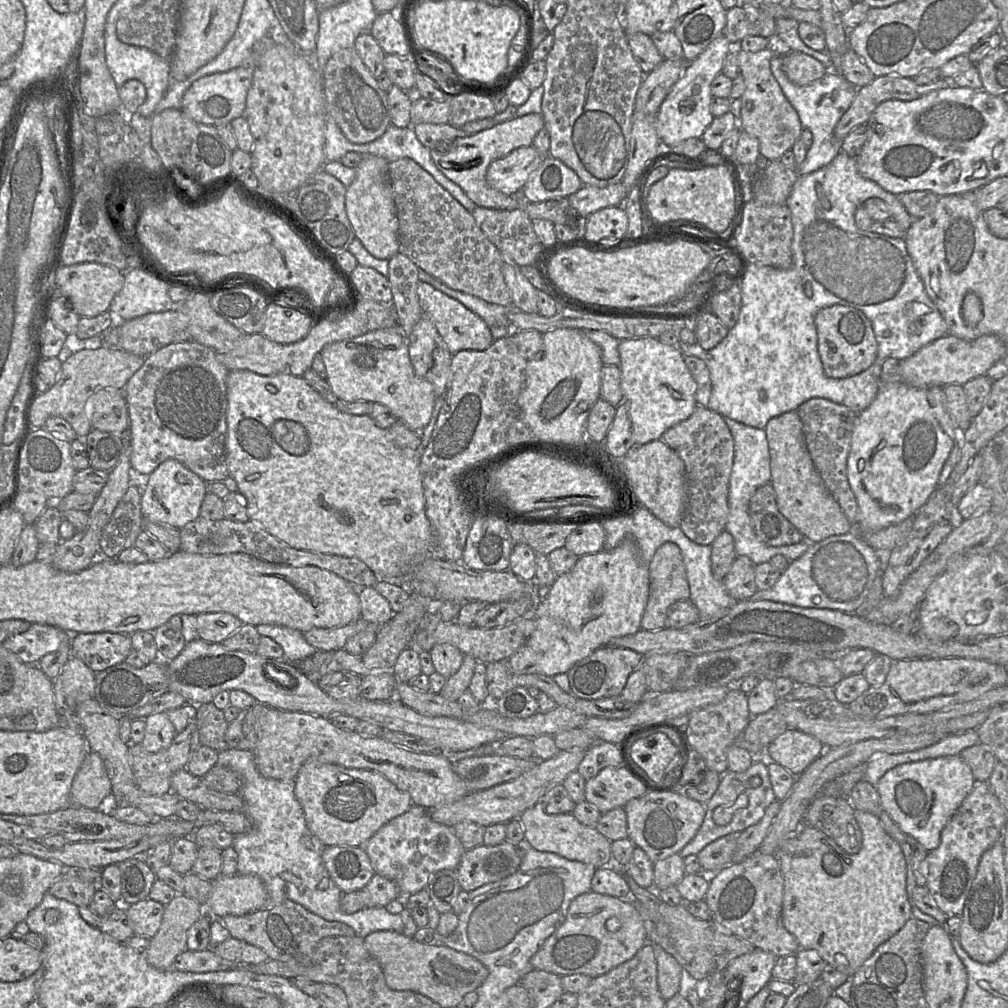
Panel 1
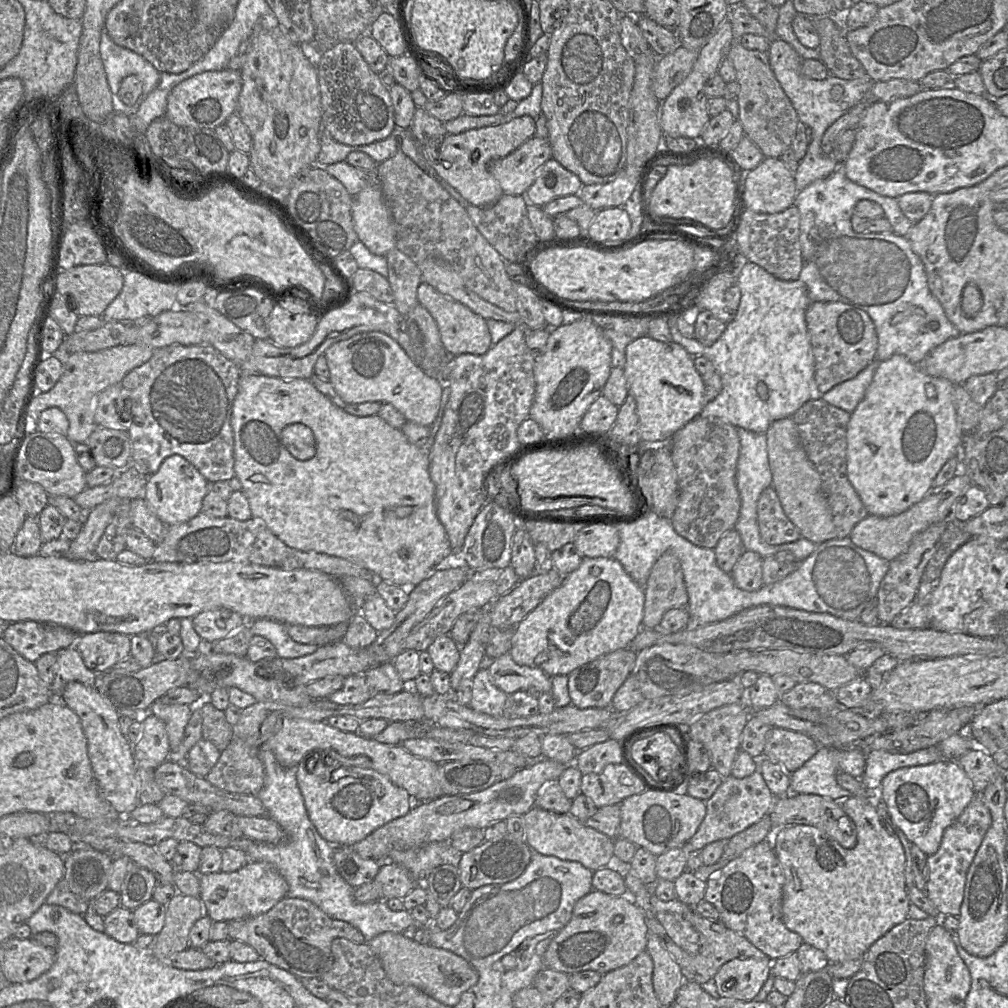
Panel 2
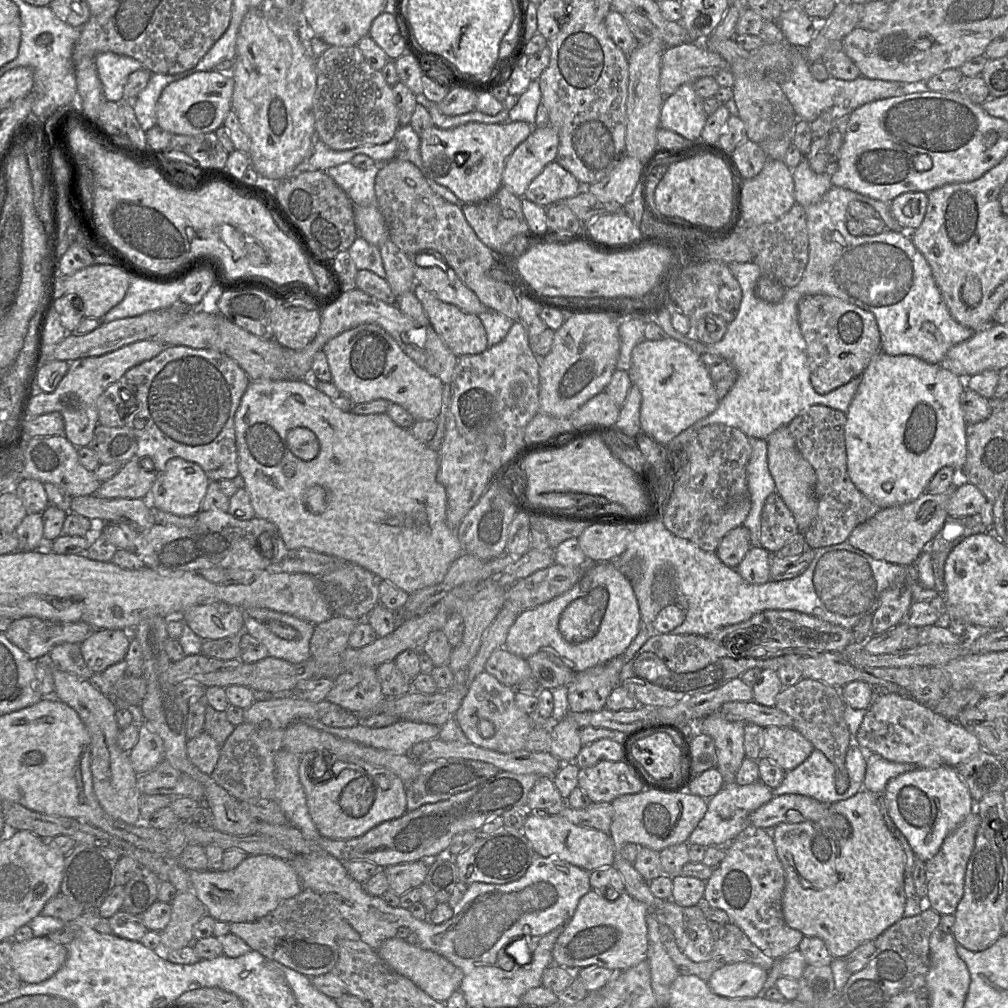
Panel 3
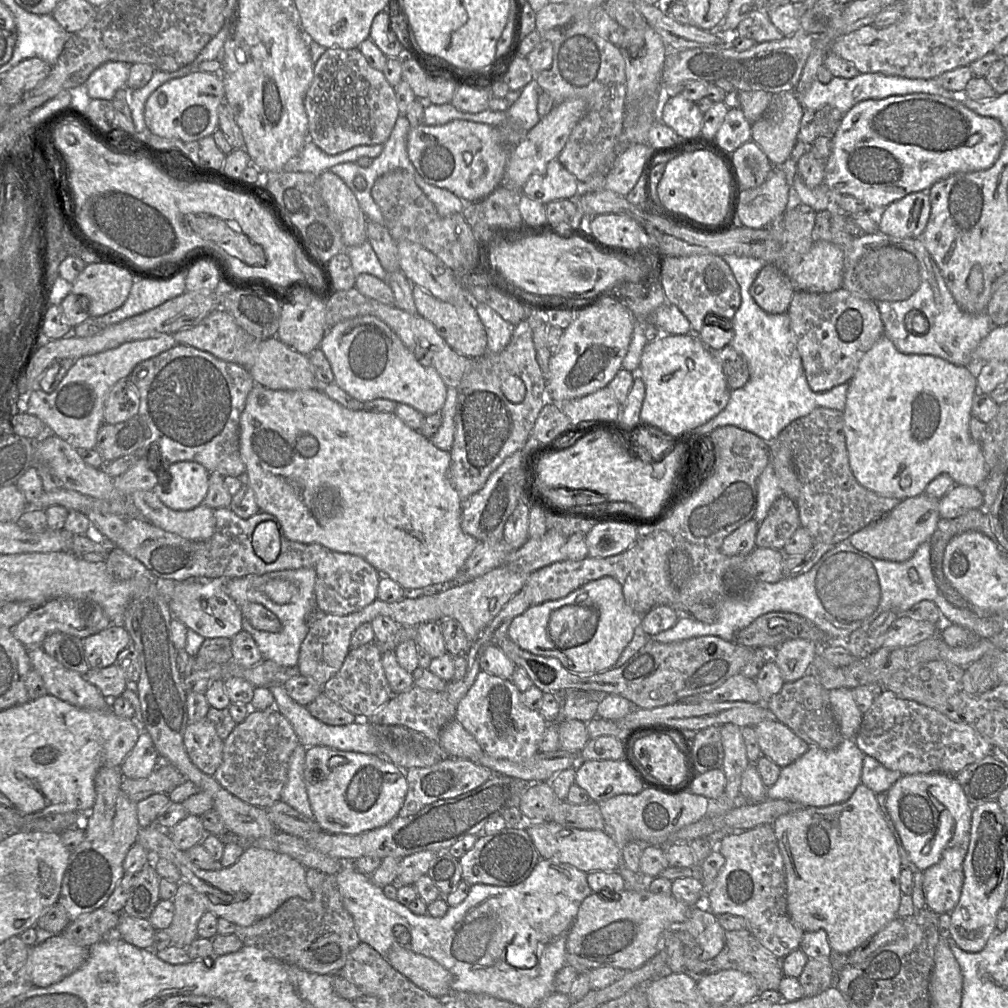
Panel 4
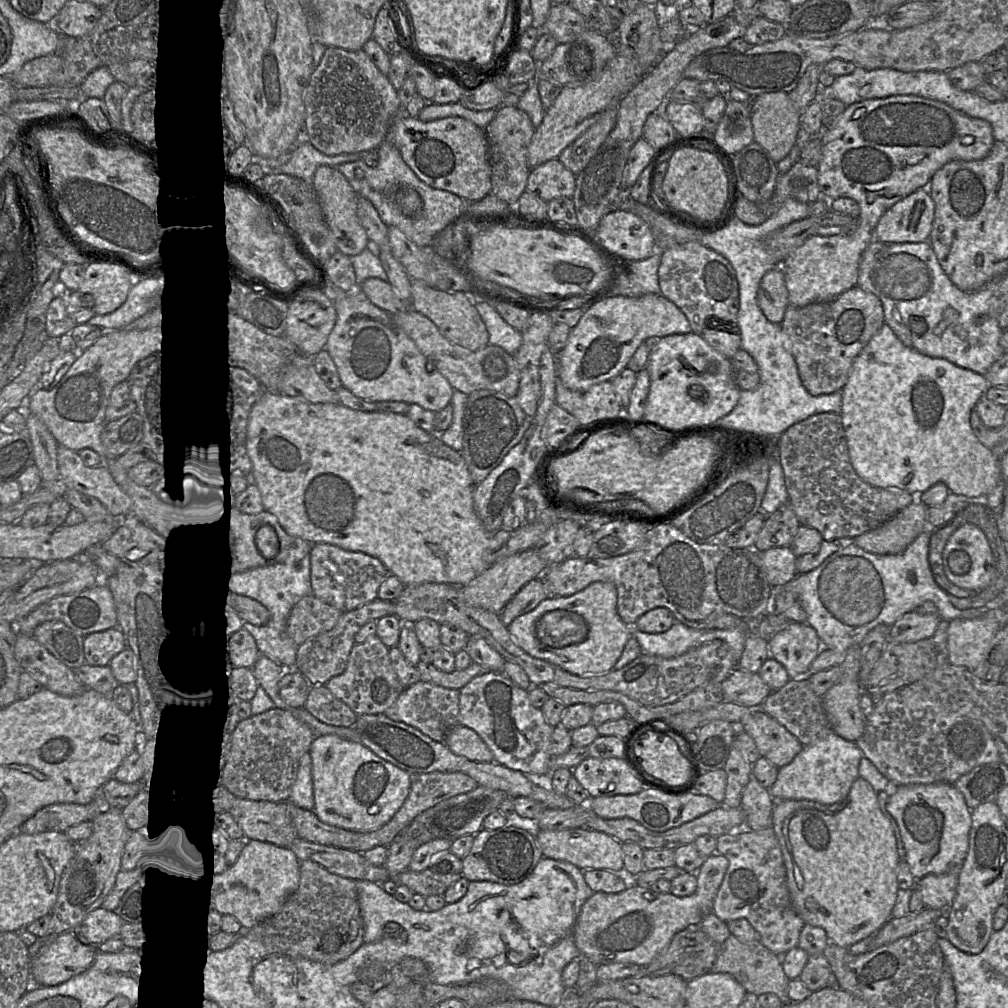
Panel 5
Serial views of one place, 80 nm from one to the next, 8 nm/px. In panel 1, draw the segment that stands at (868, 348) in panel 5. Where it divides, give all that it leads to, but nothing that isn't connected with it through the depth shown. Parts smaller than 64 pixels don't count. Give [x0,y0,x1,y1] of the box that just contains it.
[847,382,958,532]

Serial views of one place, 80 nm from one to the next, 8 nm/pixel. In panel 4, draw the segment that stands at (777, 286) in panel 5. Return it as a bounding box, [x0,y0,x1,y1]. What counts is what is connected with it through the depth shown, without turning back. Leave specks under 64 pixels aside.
[750,264,794,314]

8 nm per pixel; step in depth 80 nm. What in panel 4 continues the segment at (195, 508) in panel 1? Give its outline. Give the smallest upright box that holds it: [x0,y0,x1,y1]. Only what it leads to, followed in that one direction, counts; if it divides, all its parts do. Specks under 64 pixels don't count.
[153,461,210,510]

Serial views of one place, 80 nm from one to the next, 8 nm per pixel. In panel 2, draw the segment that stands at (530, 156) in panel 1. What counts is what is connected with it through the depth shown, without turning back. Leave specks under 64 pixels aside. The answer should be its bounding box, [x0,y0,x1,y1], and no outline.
[489,136,551,195]

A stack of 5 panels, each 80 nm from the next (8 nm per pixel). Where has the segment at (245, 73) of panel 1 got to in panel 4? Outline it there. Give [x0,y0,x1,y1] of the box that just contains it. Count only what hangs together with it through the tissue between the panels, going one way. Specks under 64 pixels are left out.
[145,72,225,142]

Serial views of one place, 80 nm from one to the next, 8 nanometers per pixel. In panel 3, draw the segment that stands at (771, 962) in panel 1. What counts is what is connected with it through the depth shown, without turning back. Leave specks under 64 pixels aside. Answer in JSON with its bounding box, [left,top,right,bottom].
[707,963,768,999]

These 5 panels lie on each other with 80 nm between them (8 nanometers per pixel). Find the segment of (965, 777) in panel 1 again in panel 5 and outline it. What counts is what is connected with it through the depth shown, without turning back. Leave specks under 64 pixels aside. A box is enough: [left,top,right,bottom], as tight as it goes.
[886,784,972,880]

